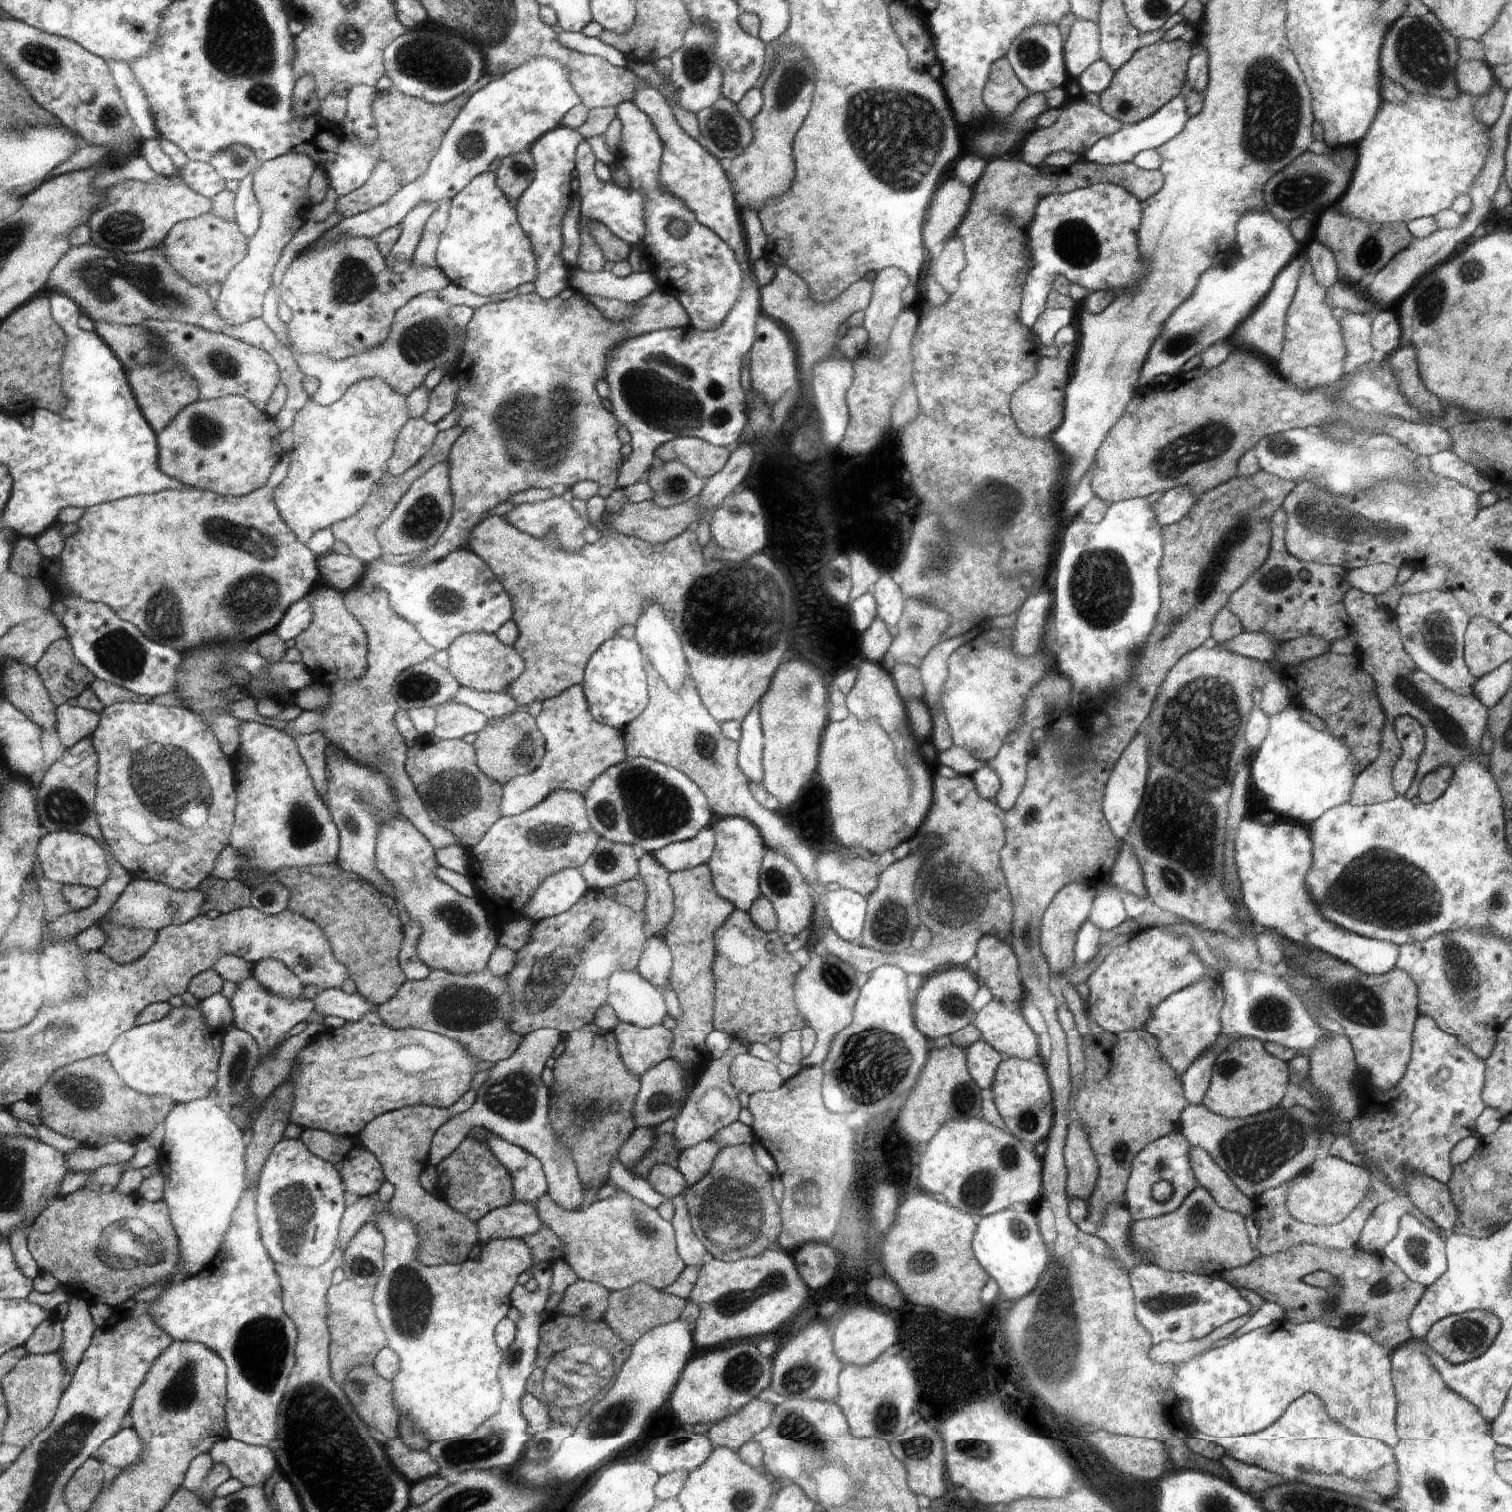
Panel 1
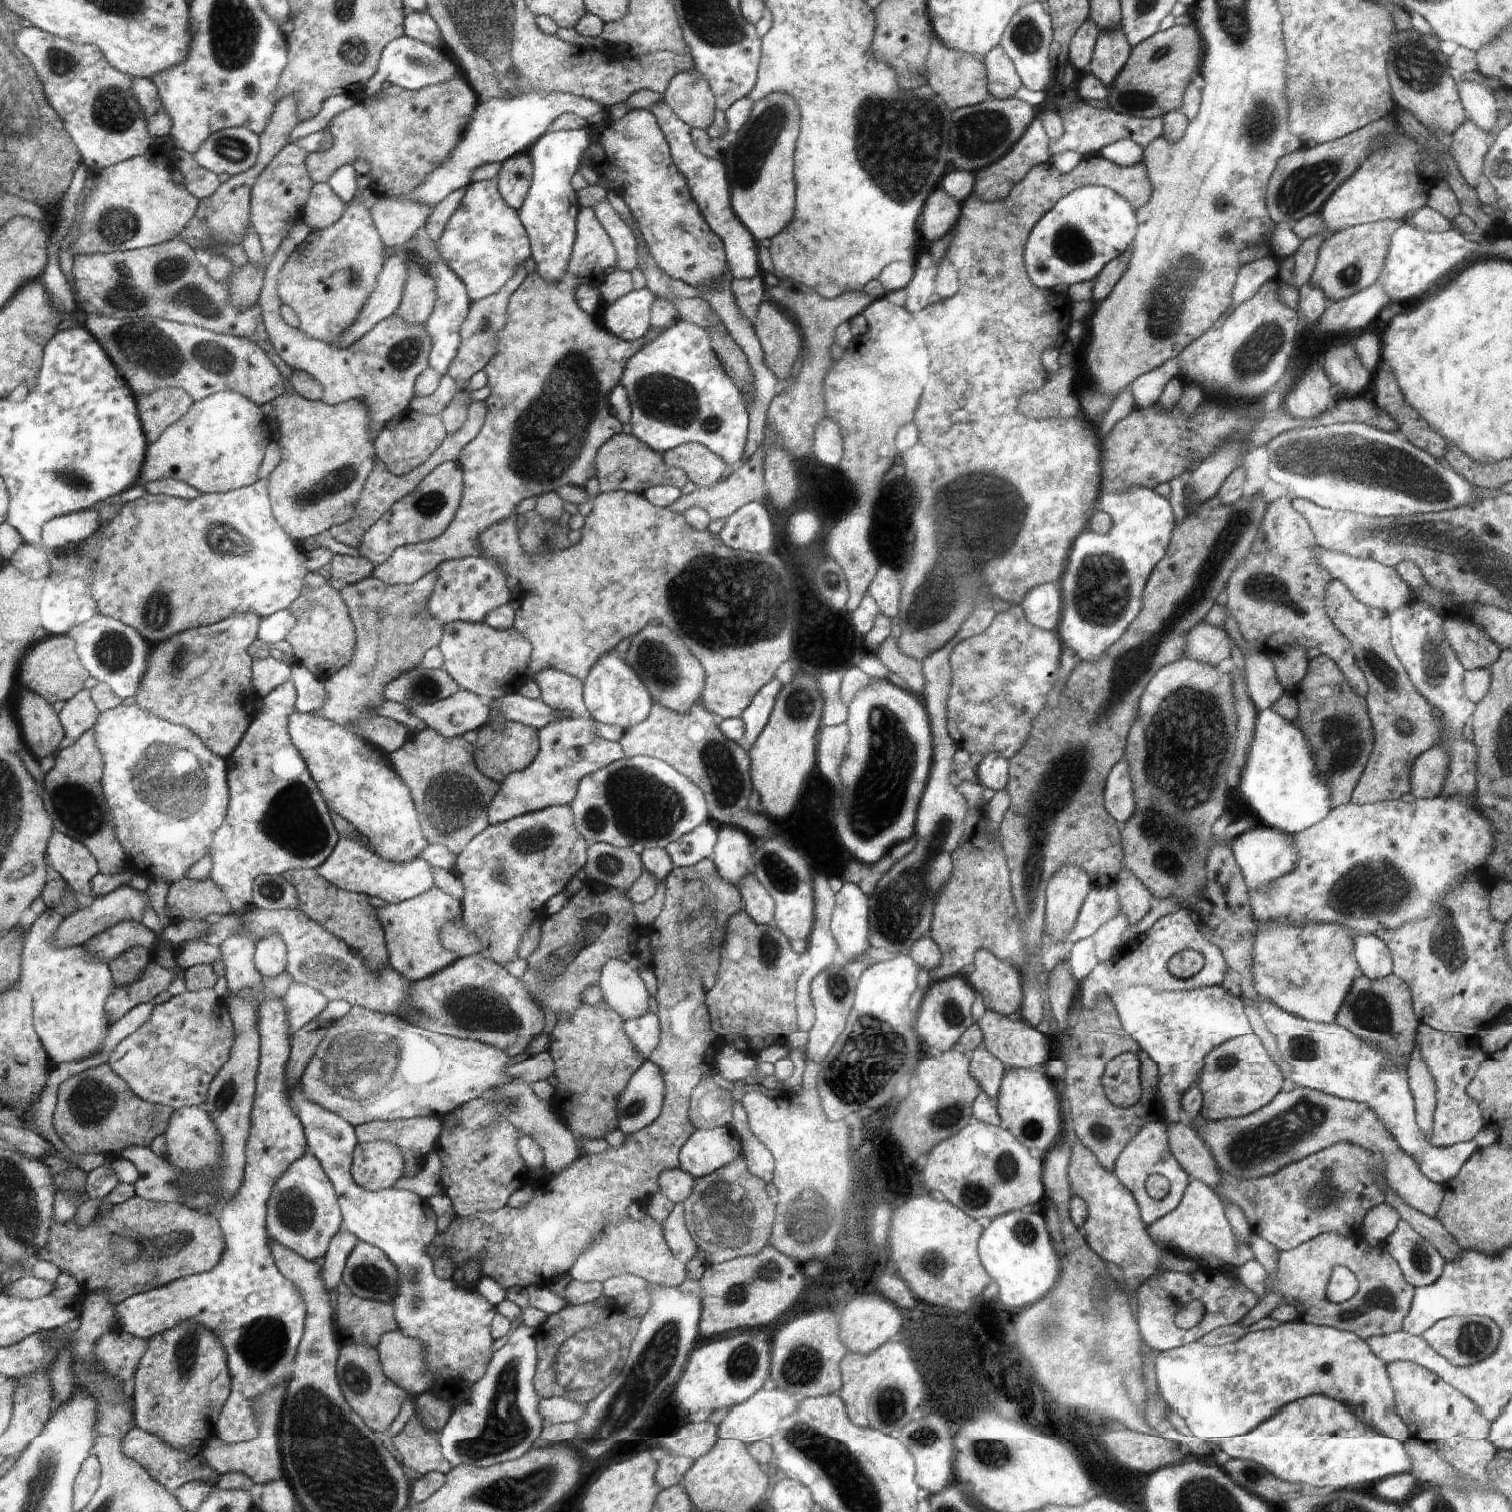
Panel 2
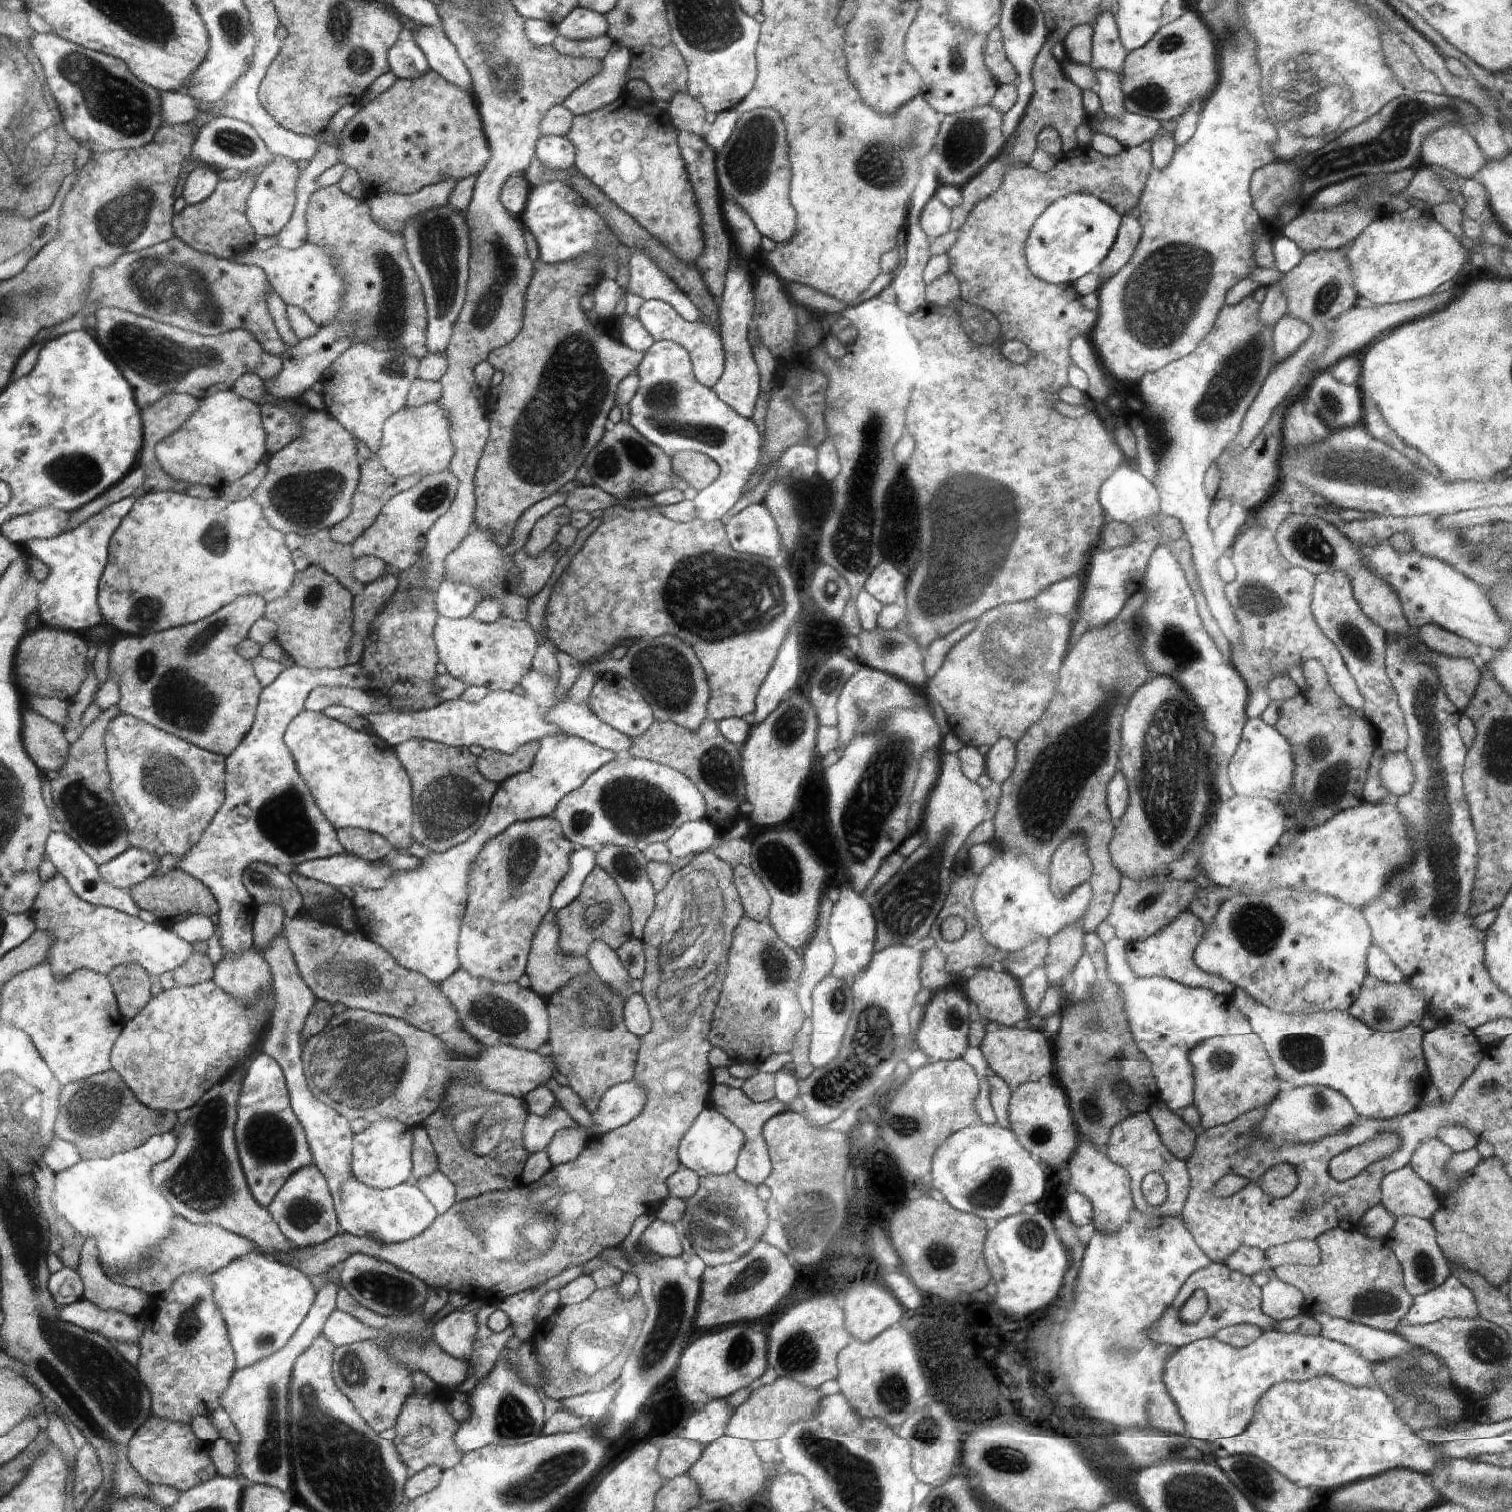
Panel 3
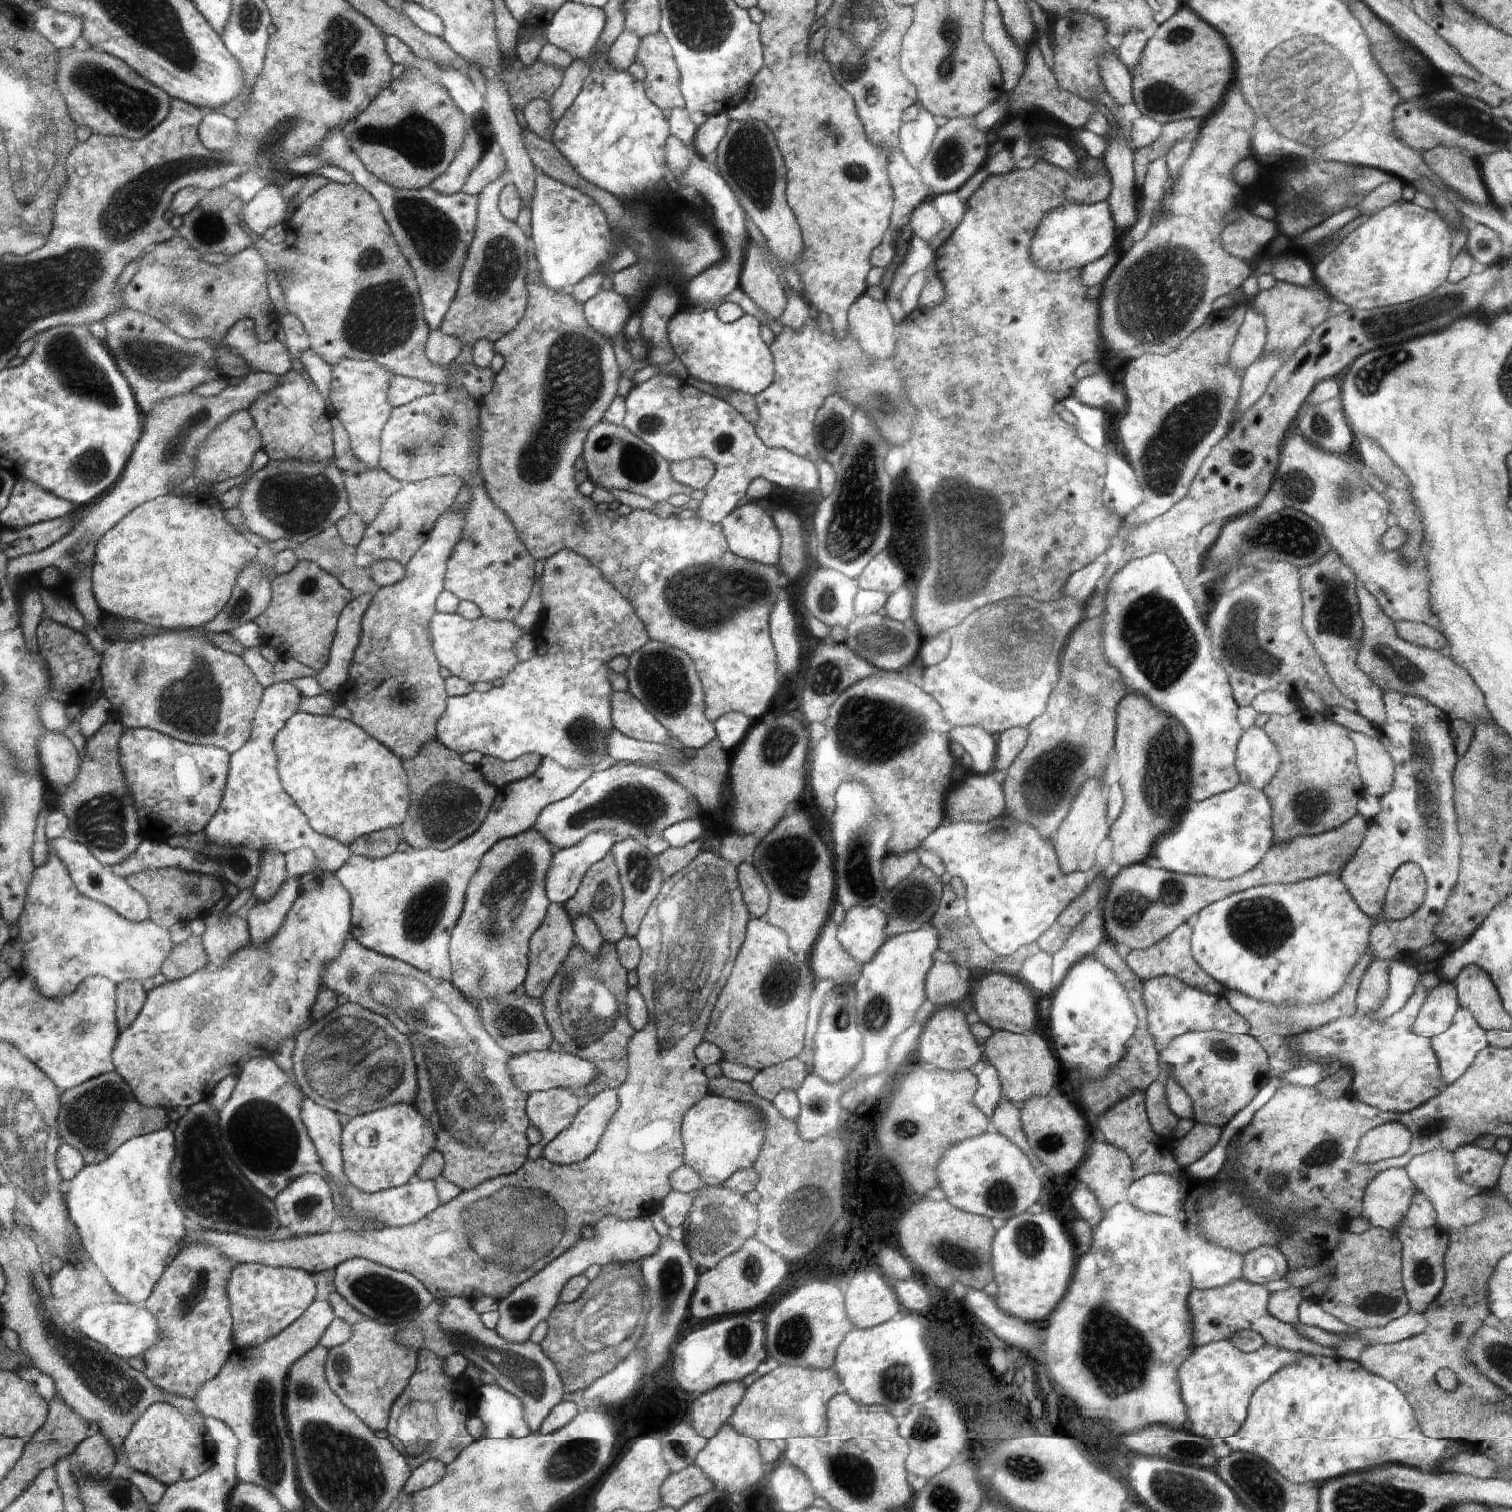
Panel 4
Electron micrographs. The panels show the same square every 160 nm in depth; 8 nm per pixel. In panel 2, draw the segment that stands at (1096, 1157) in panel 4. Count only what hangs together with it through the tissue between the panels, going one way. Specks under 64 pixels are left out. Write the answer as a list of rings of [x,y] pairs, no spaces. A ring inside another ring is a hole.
[[[1073,1138],[1069,1156],[1069,1183],[1071,1190],[1086,1201],[1088,1216],[1084,1227],[1085,1239],[1090,1248],[1110,1267],[1115,1269],[1116,1278],[1122,1278],[1128,1292],[1138,1290],[1138,1280],[1149,1279],[1159,1269],[1194,1273],[1198,1264],[1190,1259],[1179,1259],[1172,1255],[1163,1257],[1147,1231],[1147,1225],[1141,1219],[1139,1208],[1132,1193],[1112,1172],[1098,1164],[1098,1160],[1078,1138]]]

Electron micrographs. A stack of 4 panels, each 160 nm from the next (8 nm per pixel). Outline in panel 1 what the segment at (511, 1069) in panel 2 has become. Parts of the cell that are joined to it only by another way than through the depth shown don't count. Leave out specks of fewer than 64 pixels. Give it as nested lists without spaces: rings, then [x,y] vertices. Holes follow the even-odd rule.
[[[489,1069],[476,1073],[470,1082],[469,1090],[446,1108],[437,1106],[412,1105],[378,1115],[358,1135],[362,1146],[376,1154],[384,1166],[385,1180],[390,1181],[395,1188],[393,1197],[388,1202],[389,1212],[402,1219],[409,1220],[421,1238],[421,1246],[417,1256],[420,1263],[426,1266],[439,1264],[456,1264],[464,1262],[474,1245],[480,1244],[477,1224],[453,1209],[439,1195],[431,1195],[419,1183],[420,1173],[427,1164],[431,1140],[436,1131],[454,1116],[472,1107],[477,1090],[488,1078]]]

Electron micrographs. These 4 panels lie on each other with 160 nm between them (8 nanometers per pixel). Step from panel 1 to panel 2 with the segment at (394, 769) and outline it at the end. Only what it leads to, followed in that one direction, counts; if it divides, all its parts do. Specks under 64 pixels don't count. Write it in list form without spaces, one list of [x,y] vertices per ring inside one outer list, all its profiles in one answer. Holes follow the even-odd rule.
[[[437,568],[412,584],[389,585],[373,576],[366,577],[340,591],[356,628],[356,654],[348,667],[342,667],[326,678],[325,703],[313,714],[348,730],[352,723],[366,723],[369,718],[378,715],[376,709],[386,702],[385,686],[418,666],[426,650],[439,646],[443,630],[423,606],[436,580],[436,571]]]

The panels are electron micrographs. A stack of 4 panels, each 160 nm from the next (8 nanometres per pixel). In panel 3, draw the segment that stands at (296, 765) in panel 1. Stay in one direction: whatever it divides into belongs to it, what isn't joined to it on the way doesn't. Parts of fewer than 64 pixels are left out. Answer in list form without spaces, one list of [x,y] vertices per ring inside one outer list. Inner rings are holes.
[[[361,662],[352,663],[346,668],[309,669],[296,664],[283,671],[274,682],[266,686],[261,694],[261,702],[258,703],[257,718],[253,728],[245,736],[244,740],[232,755],[228,755],[225,763],[225,799],[224,804],[218,809],[214,818],[205,828],[201,839],[190,849],[190,852],[177,861],[176,868],[189,873],[190,876],[203,882],[207,889],[214,895],[219,905],[217,912],[219,920],[220,944],[225,957],[241,957],[252,948],[253,928],[256,926],[256,912],[258,908],[255,901],[244,885],[242,878],[246,868],[252,863],[264,863],[277,868],[277,865],[293,866],[314,859],[325,859],[334,855],[346,853],[345,848],[320,808],[314,804],[314,798],[310,796],[308,786],[304,784],[302,776],[296,772],[293,753],[284,741],[285,732],[294,718],[305,710],[305,700],[311,694],[313,688],[318,685],[334,687],[358,687],[363,690],[376,689],[373,676],[362,666]]]

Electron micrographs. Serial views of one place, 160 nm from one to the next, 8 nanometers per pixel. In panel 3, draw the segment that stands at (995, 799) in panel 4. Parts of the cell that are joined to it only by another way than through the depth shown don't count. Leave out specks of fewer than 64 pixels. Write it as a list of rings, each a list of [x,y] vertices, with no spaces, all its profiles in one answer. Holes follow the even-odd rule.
[[[944,752],[941,766],[942,780],[938,780],[938,788],[931,792],[929,806],[926,807],[924,830],[928,838],[920,848],[905,857],[896,874],[874,892],[873,912],[877,920],[882,920],[882,928],[878,928],[878,948],[918,944],[928,936],[950,890],[950,870],[953,870],[954,858],[959,854],[966,834],[970,834],[986,814],[982,790],[977,783],[964,776],[957,753]]]

